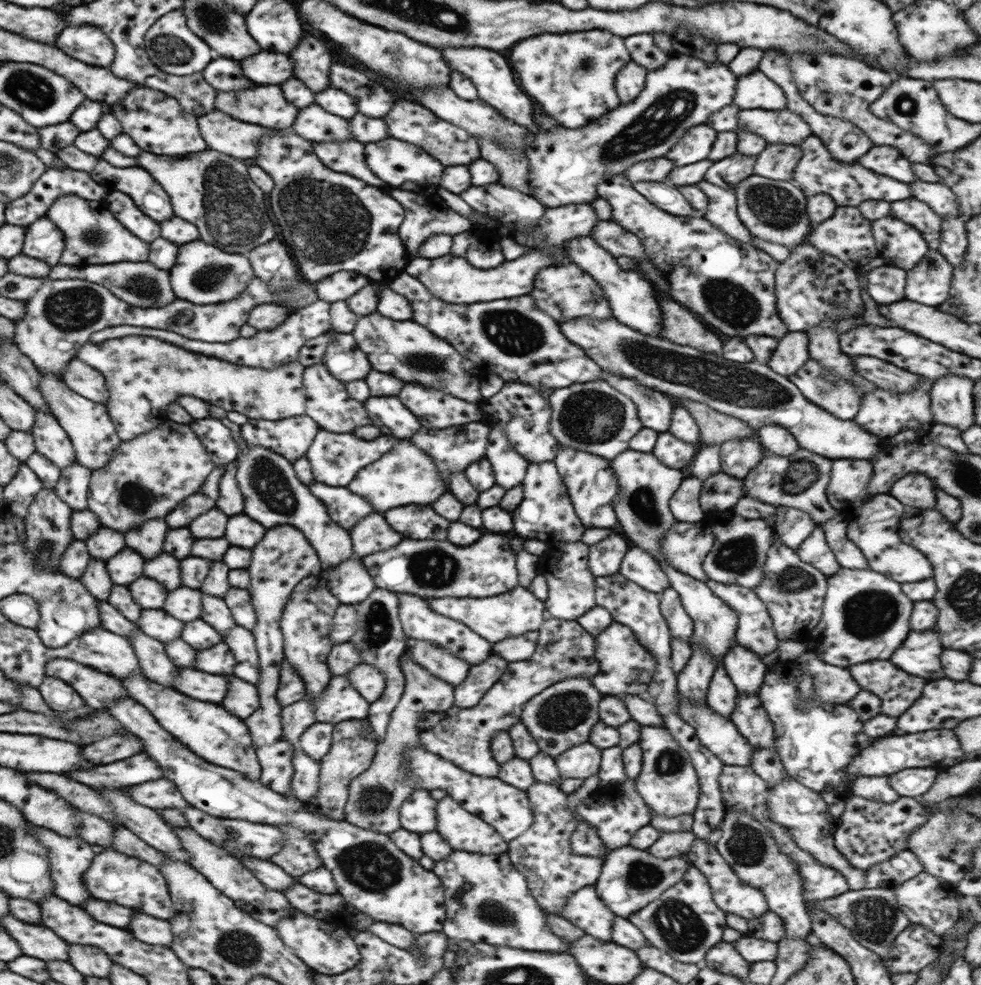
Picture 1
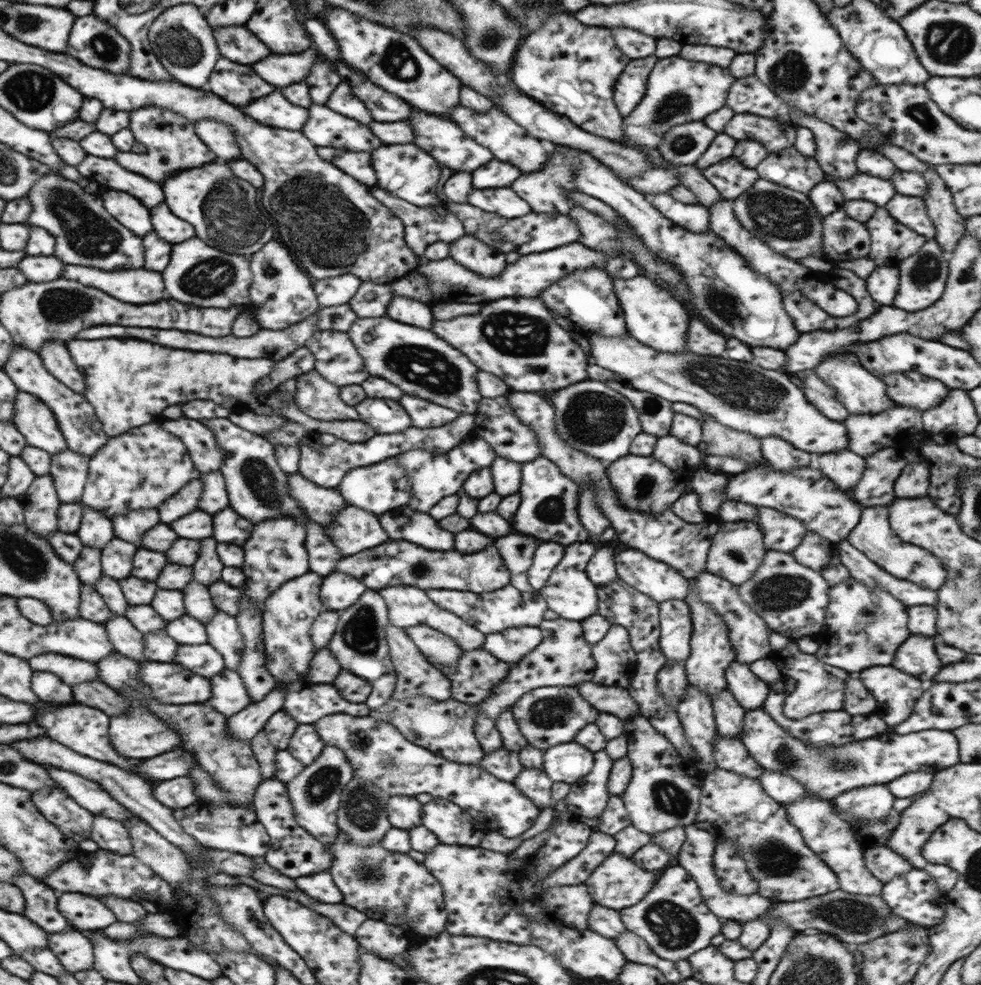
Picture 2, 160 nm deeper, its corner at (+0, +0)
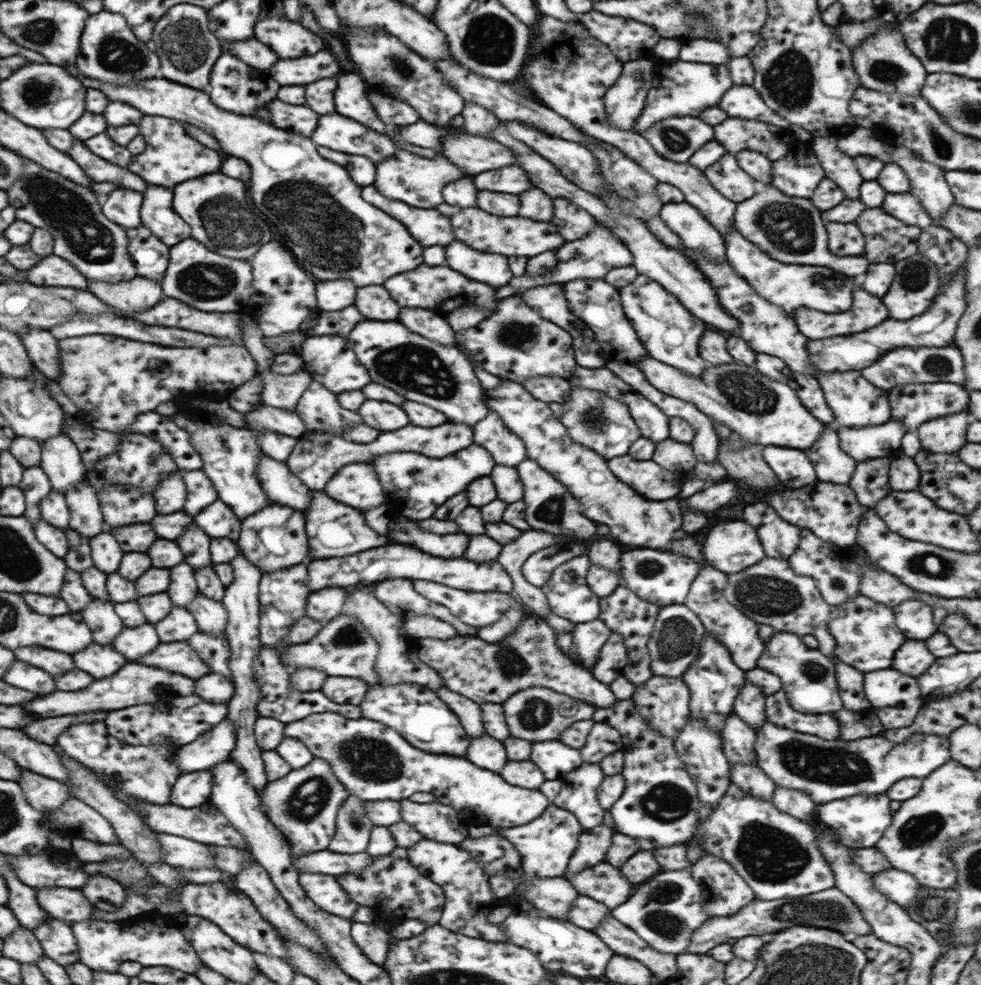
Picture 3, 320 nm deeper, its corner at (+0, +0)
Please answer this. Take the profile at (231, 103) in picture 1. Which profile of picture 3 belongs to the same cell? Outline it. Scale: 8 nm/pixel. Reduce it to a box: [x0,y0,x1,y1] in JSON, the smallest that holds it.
[270,102,318,136]

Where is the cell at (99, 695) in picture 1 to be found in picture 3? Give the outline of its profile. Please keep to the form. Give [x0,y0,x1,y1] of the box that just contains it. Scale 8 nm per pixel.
[13,646,75,674]

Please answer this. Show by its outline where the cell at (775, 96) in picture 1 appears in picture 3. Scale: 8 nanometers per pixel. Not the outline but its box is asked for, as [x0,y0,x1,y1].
[720,85,792,130]

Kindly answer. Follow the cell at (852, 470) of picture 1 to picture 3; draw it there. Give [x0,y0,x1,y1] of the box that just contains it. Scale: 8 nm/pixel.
[805,423,857,485]

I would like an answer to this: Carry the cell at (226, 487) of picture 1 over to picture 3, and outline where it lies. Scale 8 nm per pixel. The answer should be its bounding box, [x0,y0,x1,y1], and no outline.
[182,469,218,517]

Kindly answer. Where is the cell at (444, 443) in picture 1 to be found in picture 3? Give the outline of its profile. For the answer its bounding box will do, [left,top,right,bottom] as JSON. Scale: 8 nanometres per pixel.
[370,443,497,520]

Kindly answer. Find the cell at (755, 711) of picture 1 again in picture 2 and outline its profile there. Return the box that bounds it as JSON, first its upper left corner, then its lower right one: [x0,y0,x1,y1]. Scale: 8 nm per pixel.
[740,707,959,801]

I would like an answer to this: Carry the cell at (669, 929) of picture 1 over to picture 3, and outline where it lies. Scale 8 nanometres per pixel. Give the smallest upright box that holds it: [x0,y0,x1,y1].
[610,870,710,955]

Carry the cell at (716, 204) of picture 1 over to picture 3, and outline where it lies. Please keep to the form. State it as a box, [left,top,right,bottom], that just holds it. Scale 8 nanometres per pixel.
[724,230,853,314]

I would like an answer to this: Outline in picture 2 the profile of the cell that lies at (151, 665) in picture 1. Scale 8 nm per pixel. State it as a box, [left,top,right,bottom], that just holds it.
[104,614,150,664]

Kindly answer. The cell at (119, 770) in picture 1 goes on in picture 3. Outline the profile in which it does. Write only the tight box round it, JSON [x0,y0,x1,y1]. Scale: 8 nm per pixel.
[174,718,236,774]

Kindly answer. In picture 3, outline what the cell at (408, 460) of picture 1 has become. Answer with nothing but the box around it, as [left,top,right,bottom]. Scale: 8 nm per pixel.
[323,462,388,511]

